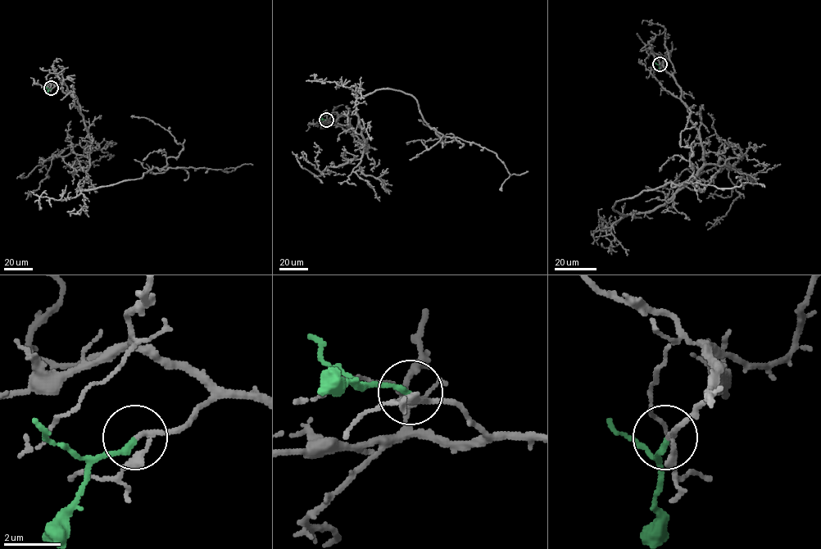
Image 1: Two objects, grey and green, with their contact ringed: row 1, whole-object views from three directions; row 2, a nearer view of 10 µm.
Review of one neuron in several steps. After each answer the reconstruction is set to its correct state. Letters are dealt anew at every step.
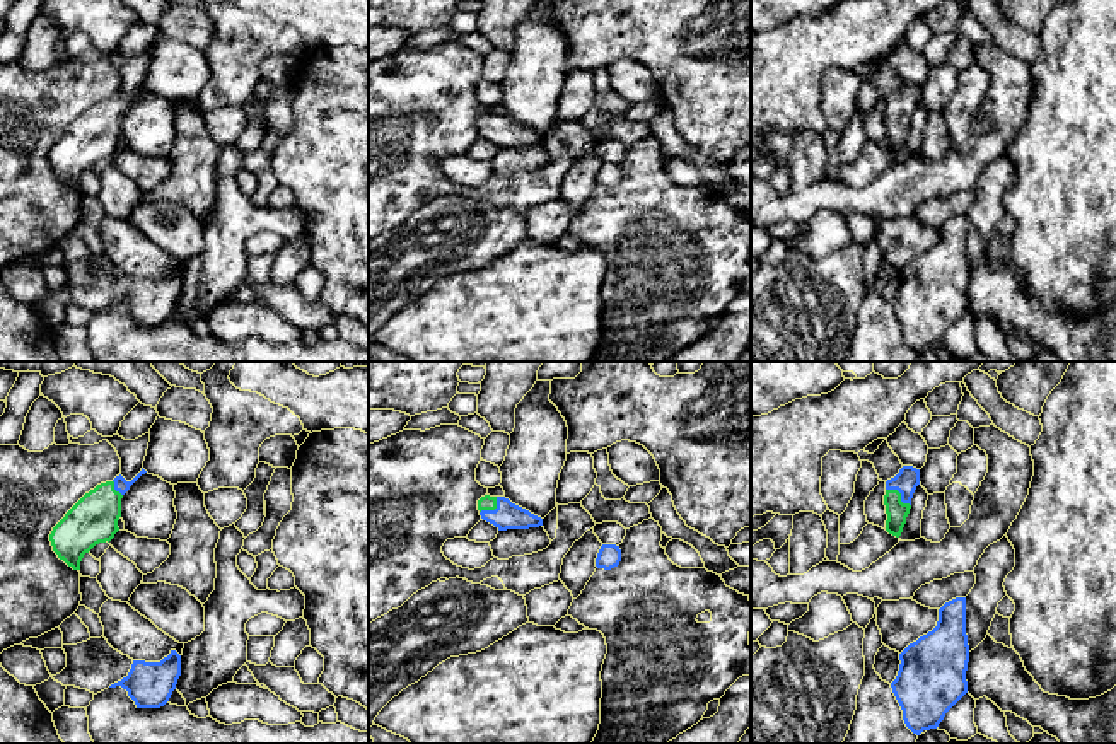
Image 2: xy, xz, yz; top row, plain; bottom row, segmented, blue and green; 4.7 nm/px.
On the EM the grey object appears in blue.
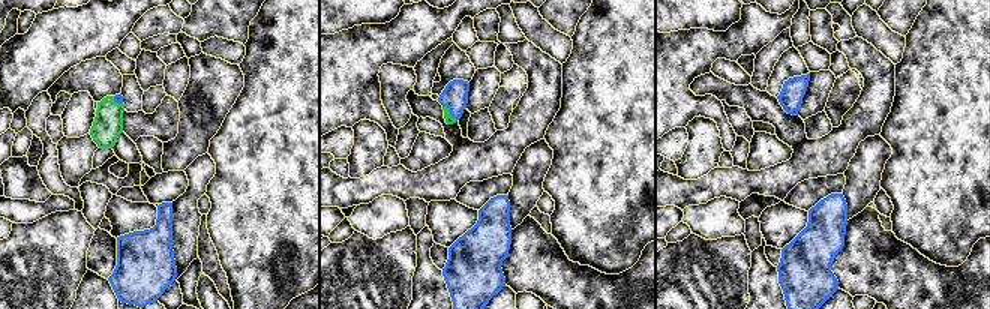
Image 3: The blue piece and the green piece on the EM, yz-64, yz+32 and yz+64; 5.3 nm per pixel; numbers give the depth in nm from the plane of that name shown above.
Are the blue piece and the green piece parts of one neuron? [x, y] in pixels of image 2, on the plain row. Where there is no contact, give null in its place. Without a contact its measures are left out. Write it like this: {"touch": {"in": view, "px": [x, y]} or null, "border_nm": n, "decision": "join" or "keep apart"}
{"touch": {"in": "yz", "px": [901, 113]}, "border_nm": 150, "decision": "join"}

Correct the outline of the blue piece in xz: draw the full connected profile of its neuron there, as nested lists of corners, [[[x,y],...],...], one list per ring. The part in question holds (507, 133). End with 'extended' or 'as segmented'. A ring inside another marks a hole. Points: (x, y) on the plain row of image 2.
[[[485,113],[478,118],[478,128],[481,137],[493,142],[498,148],[529,147],[543,143],[541,135],[512,121],[505,114]]] | extended

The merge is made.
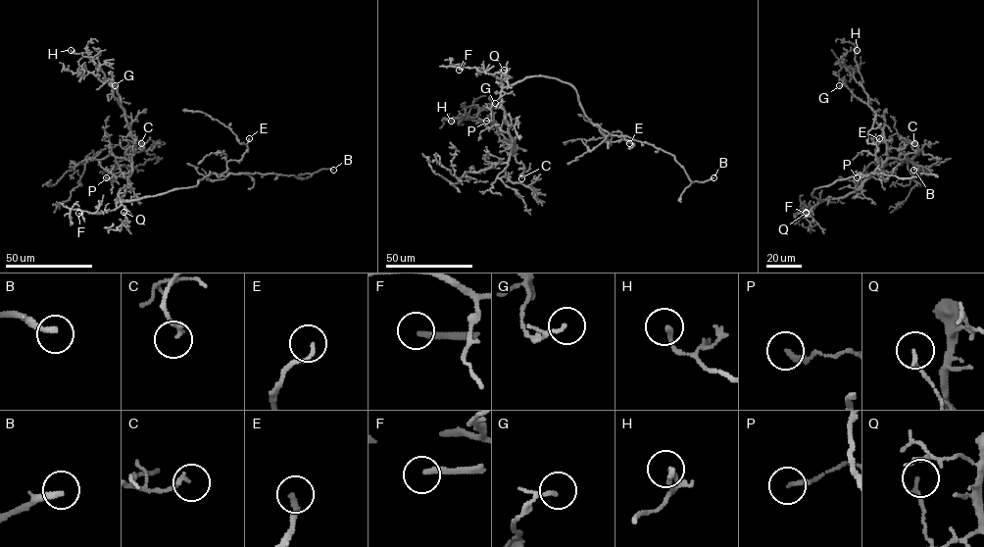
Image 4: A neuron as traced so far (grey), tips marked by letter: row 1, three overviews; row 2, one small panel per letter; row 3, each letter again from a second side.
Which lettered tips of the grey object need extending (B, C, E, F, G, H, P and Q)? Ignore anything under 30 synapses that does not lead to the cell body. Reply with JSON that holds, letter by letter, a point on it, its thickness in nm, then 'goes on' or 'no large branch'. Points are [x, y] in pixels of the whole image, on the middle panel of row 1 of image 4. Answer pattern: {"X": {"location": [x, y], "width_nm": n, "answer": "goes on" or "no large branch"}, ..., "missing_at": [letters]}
{"B": {"location": [713, 177], "width_nm": 240, "answer": "goes on"}, "C": {"location": [521, 178], "width_nm": 160, "answer": "no large branch"}, "E": {"location": [629, 143], "width_nm": 190, "answer": "goes on"}, "F": {"location": [459, 70], "width_nm": 240, "answer": "no large branch"}, "G": {"location": [495, 103], "width_nm": 100, "answer": "no large branch"}, "H": {"location": [451, 121], "width_nm": 190, "answer": "no large branch"}, "P": {"location": [486, 121], "width_nm": 190, "answer": "no large branch"}, "Q": {"location": [504, 70], "width_nm": 150, "answer": "no large branch"}, "missing_at": ["B", "E"]}

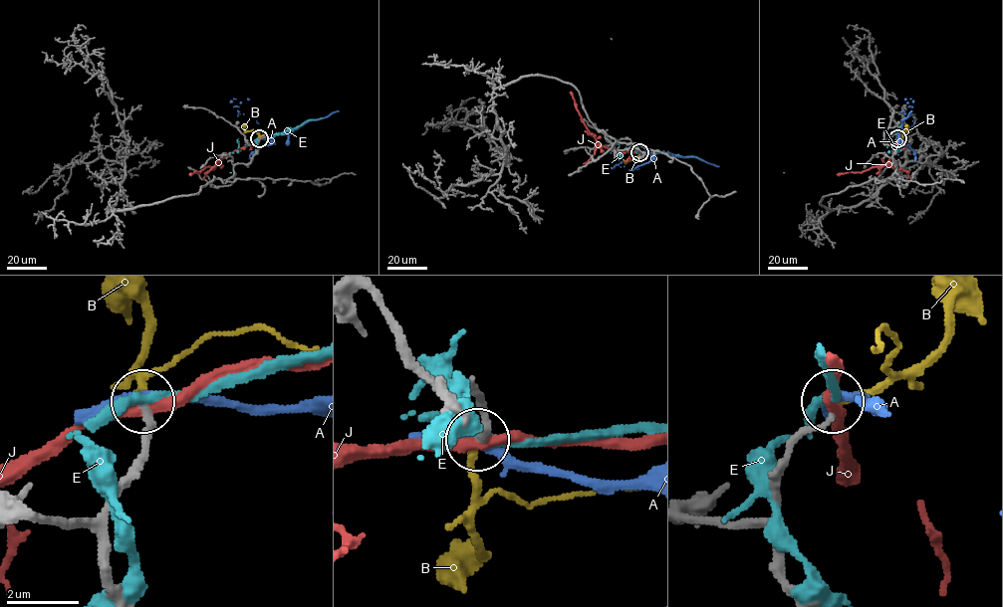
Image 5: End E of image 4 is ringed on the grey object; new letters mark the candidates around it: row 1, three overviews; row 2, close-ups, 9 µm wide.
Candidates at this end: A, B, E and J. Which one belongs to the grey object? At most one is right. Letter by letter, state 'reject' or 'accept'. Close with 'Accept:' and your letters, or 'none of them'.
A: reject
B: accept
E: reject
J: reject
Accept: B

